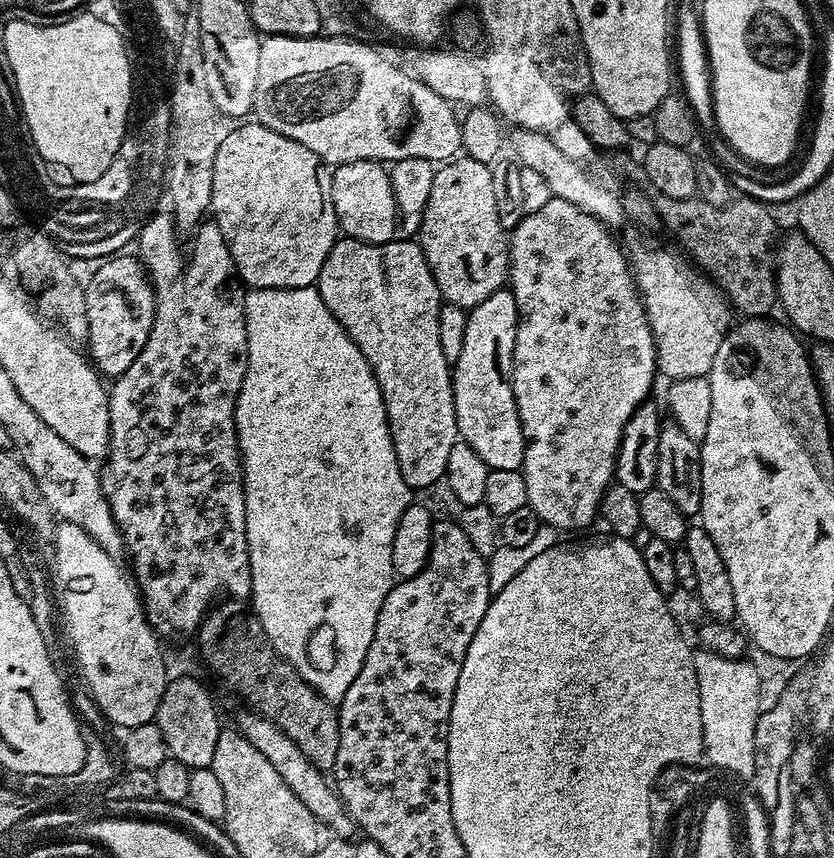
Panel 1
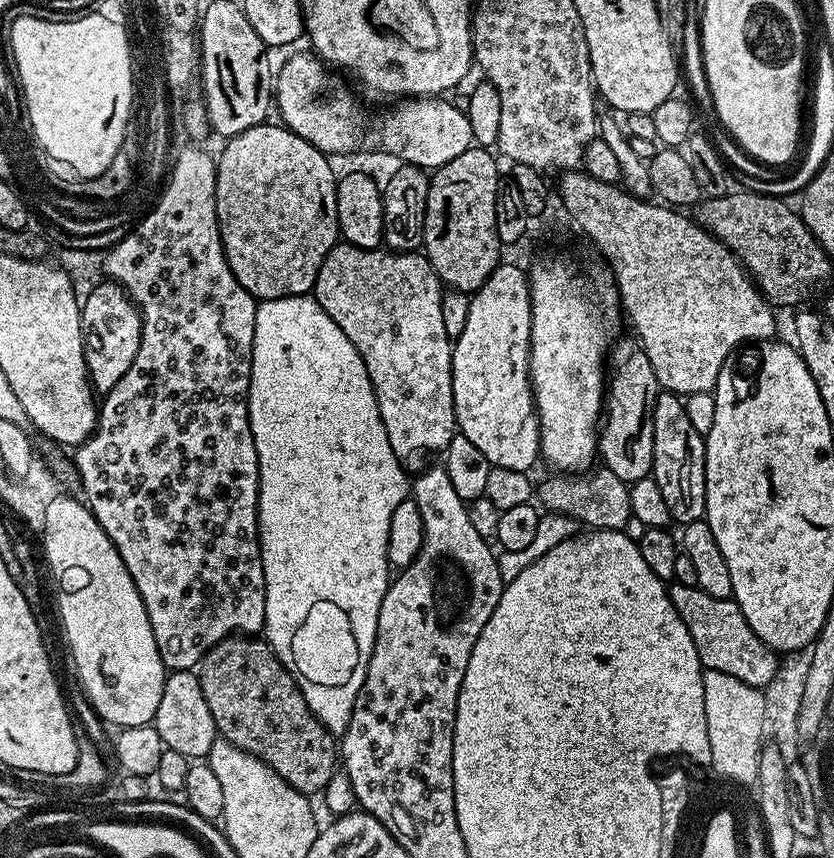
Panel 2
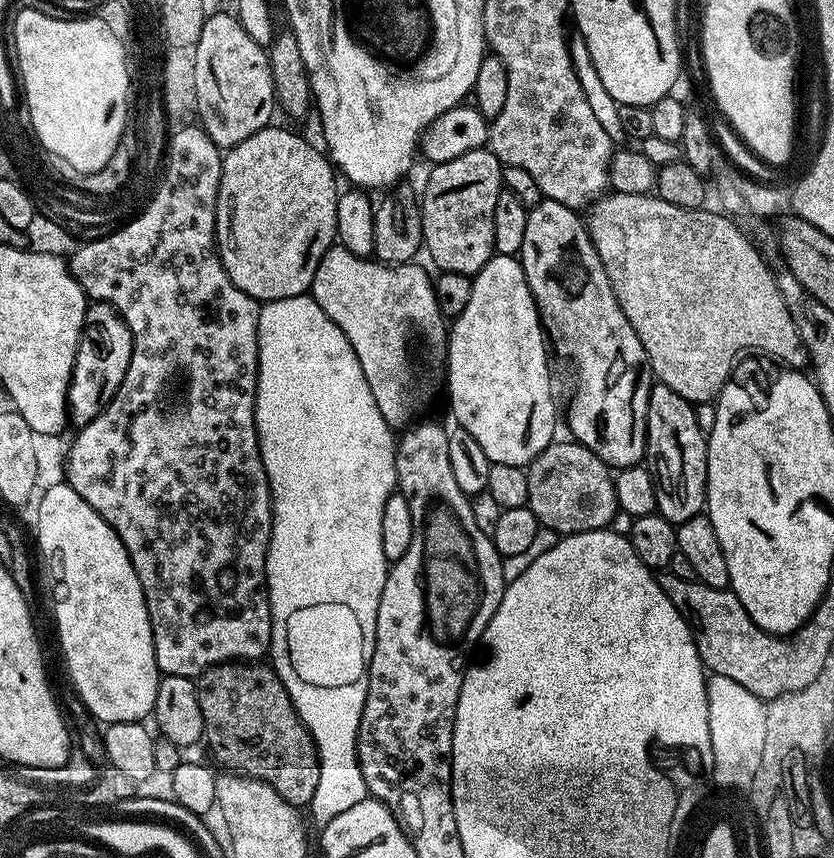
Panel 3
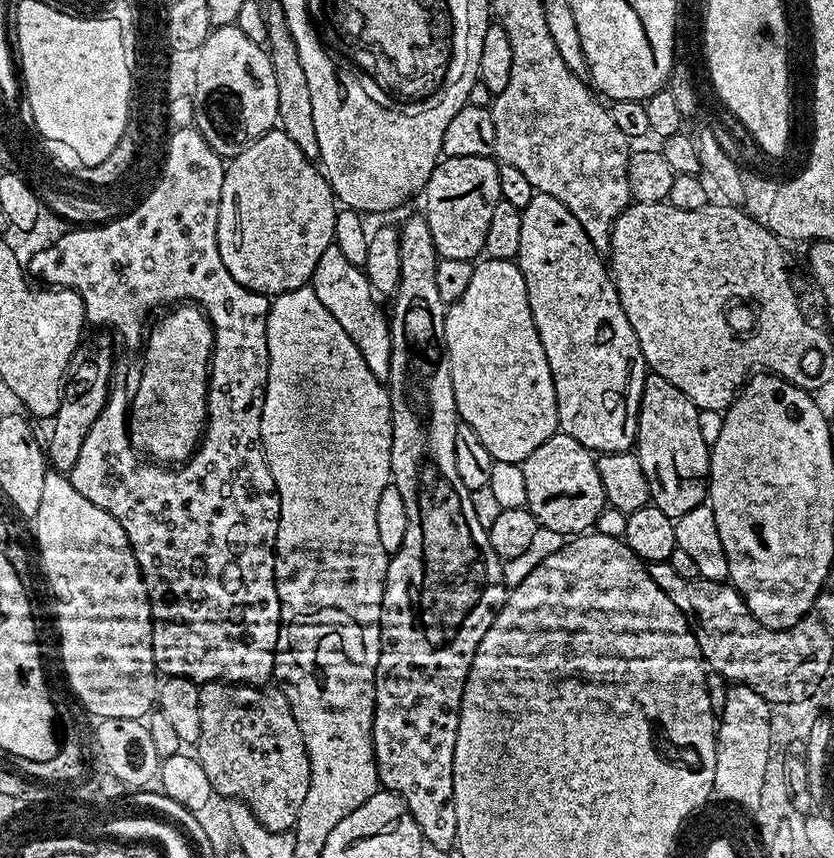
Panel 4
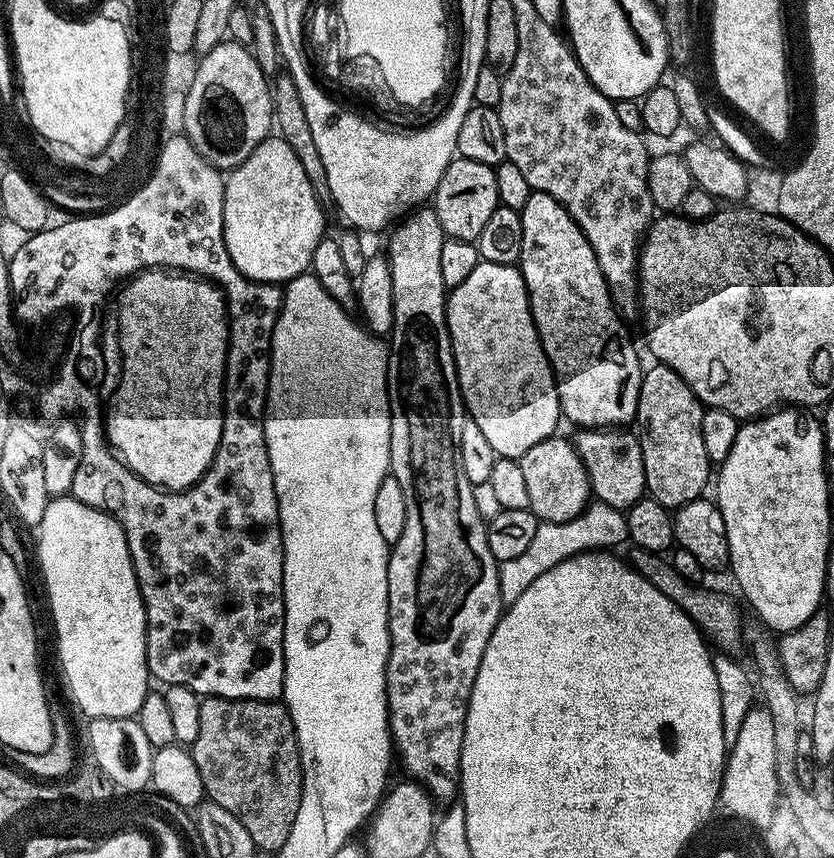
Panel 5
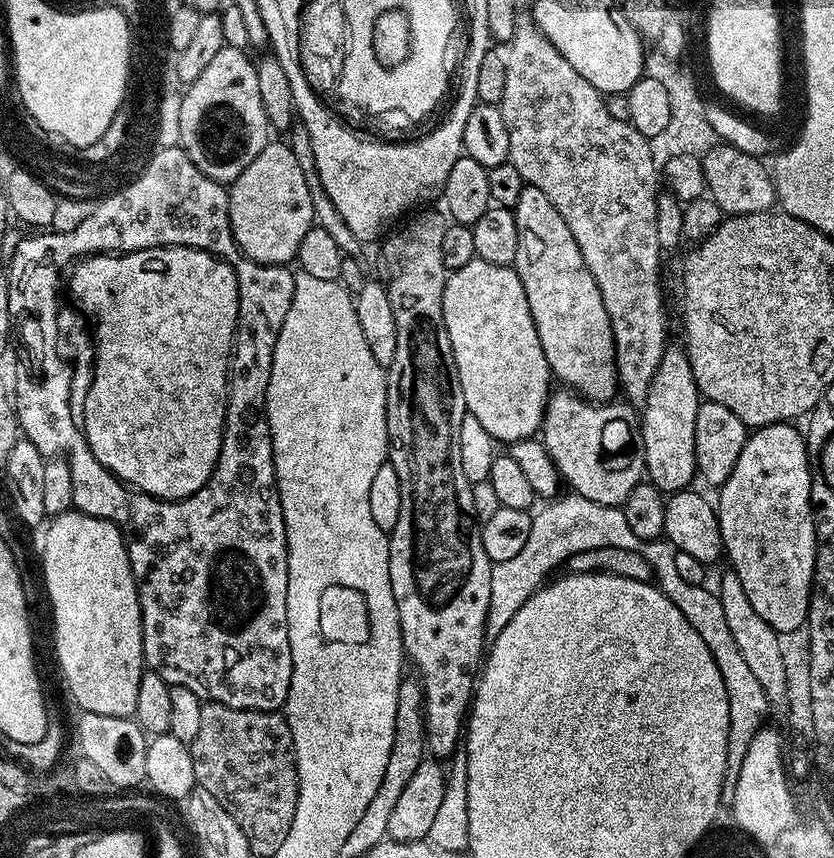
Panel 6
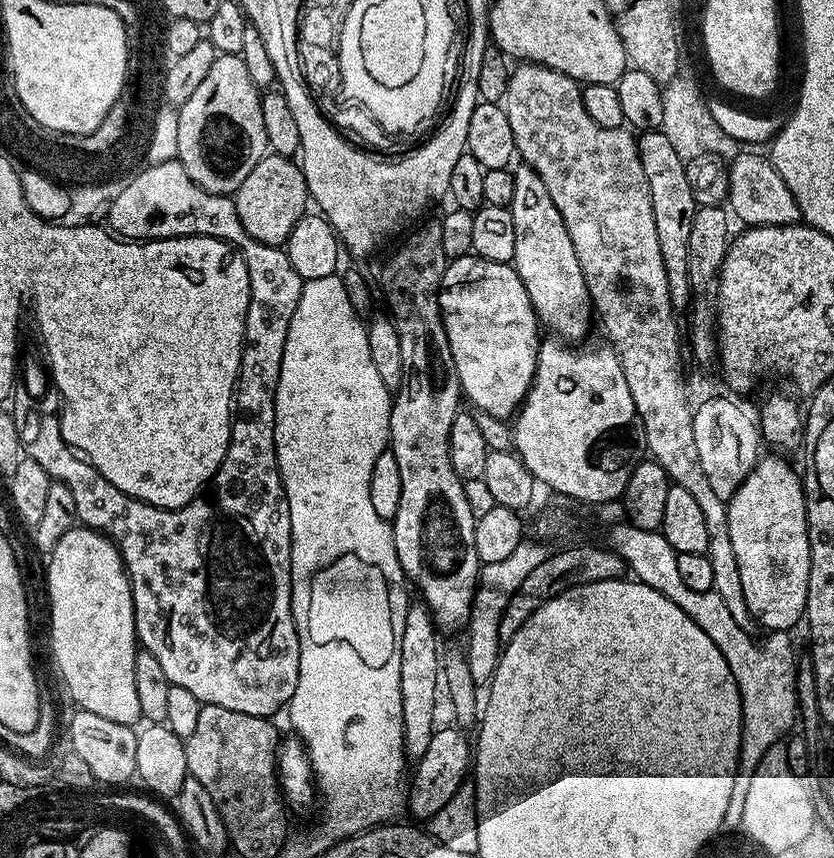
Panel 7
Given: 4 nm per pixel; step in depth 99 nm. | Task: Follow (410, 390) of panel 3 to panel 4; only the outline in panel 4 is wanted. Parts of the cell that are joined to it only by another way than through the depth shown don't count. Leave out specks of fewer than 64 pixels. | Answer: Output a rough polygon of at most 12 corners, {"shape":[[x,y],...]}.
{"shape":[[327,248],[310,287],[382,382],[389,317],[365,273]]}

